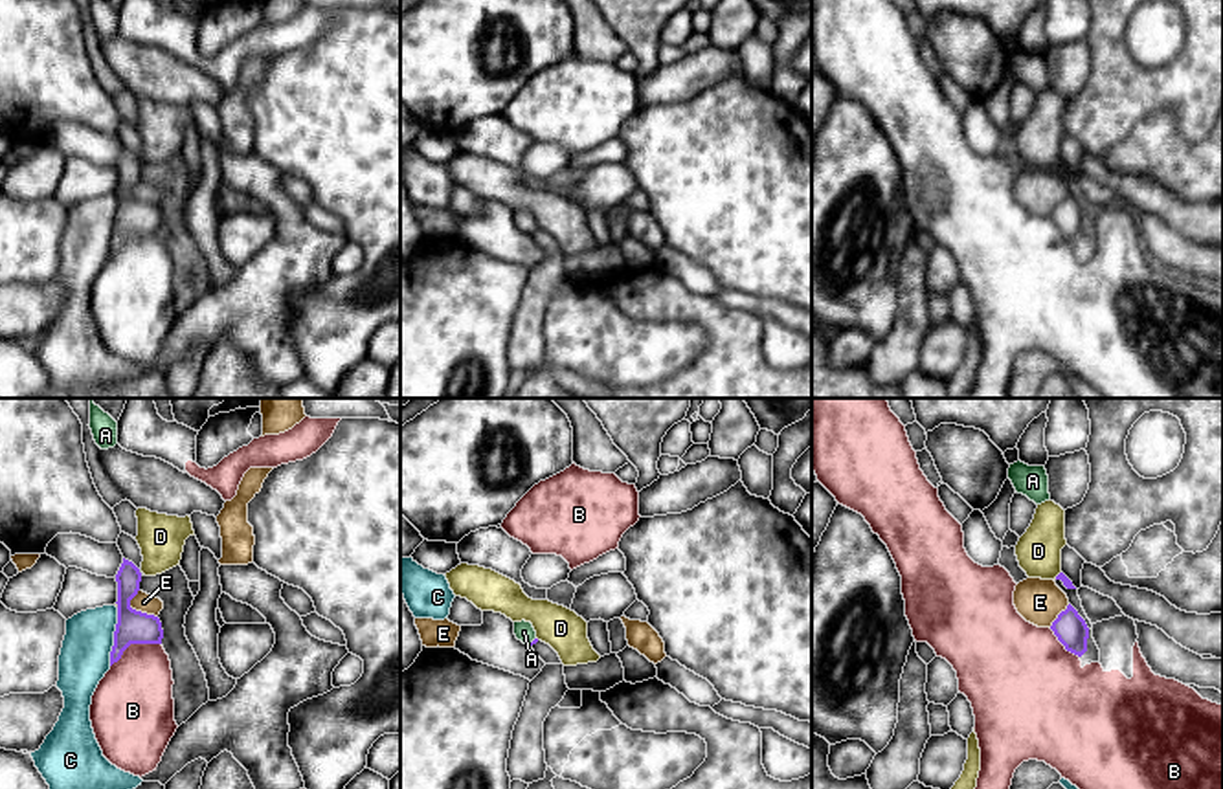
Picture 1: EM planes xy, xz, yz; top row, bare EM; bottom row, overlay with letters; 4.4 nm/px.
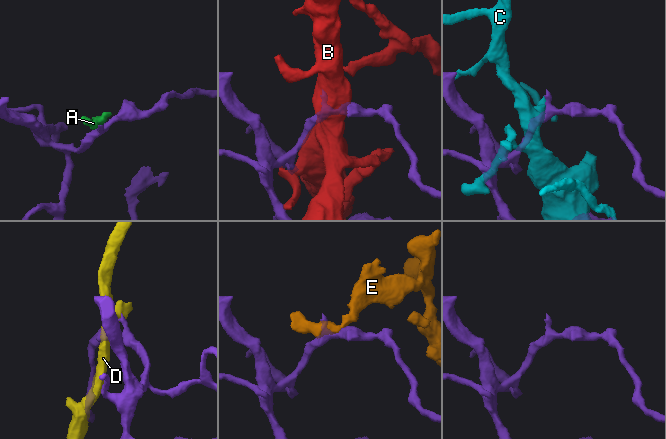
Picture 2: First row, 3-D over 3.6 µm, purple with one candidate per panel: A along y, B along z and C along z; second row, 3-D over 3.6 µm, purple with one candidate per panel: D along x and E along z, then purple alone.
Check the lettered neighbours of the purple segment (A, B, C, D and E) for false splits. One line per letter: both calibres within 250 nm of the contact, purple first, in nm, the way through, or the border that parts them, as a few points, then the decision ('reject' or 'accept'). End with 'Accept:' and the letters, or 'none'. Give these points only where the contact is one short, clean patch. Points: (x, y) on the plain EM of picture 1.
A: 20 nm thick on the purple side, 90 nm on the other; runs through xz (535, 230), (533, 230), (524, 221); accept
B: 150 nm thick on the purple side, 340 nm on the other; reject
C: 150 nm thick on the purple side, 220 nm on the other; reject
D: 40 nm thick on the purple side, 200 nm on the other; border along yz (1060, 160), (1054, 167); reject
E: 150 nm thick on the purple side, 90 nm on the other; border along xy (138, 178), (131, 195), (157, 206); reject
Accept: A

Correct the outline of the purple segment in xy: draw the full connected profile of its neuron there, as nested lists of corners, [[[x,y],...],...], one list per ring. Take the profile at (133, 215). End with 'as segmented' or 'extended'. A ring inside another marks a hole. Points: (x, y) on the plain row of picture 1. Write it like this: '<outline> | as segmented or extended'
[[[123,147],[116,163],[118,171],[118,213],[114,220],[114,235],[110,240],[110,255],[118,251],[130,233],[162,233],[162,211],[154,204],[147,204],[130,196],[130,189],[140,180],[140,158]]] | as segmented

